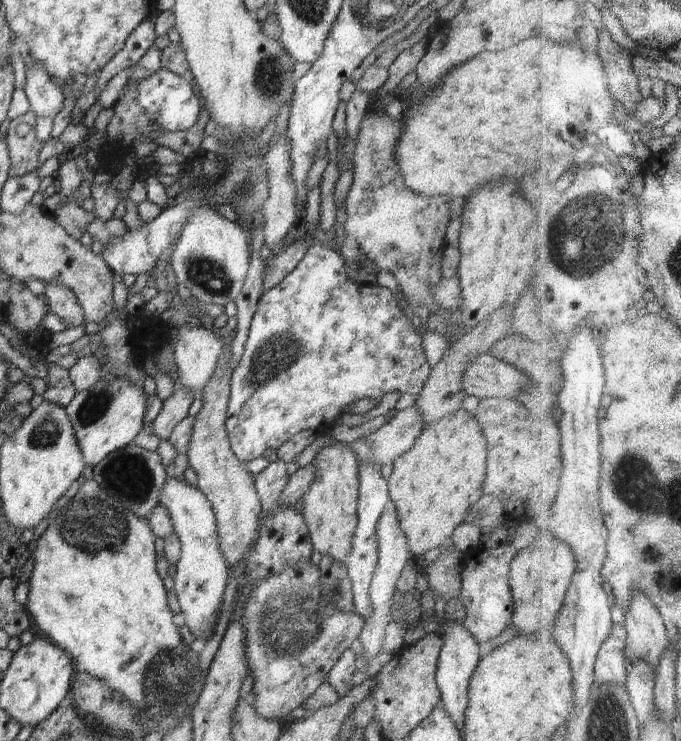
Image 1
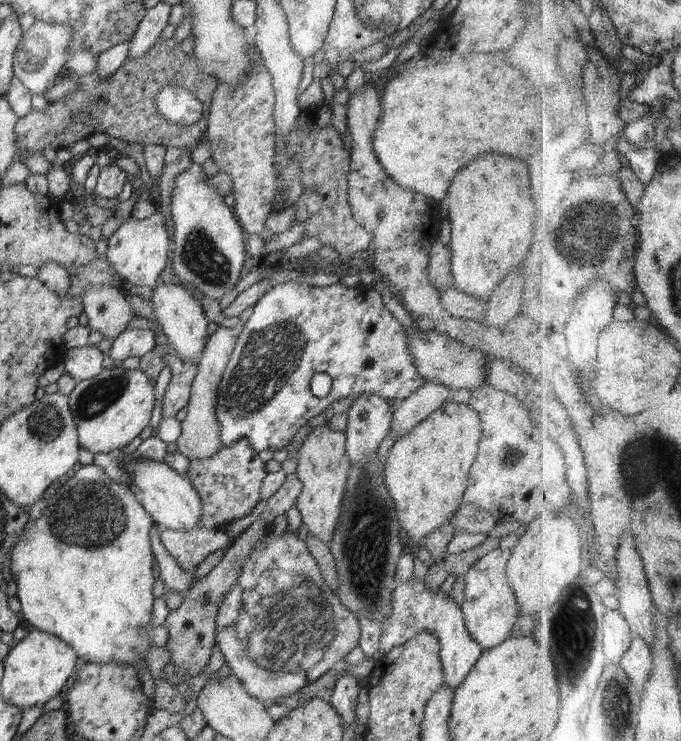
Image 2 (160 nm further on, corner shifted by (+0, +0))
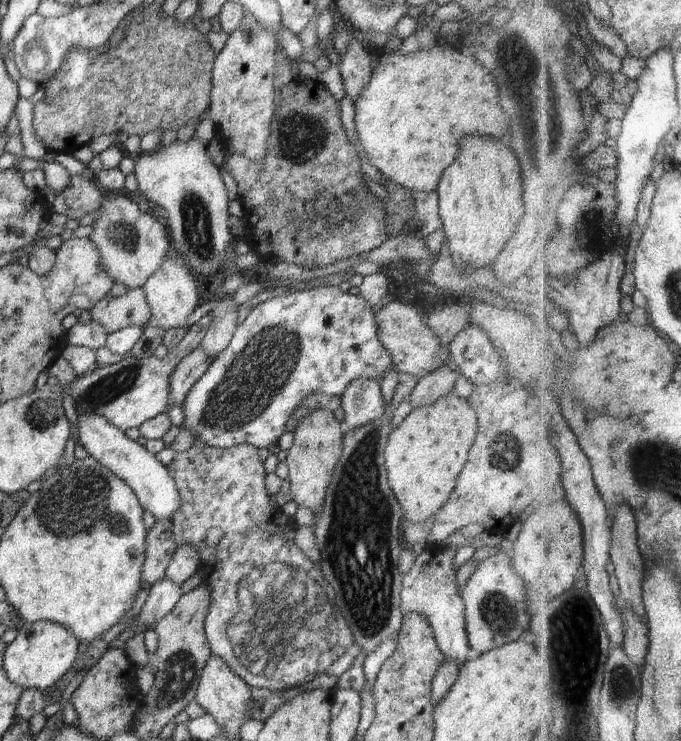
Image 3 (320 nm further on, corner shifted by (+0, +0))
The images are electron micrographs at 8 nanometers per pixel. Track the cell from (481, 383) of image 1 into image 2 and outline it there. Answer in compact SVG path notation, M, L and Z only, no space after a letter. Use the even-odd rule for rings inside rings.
M417 326L406 328L405 336L408 336L408 350L416 364L416 370L427 382L443 384L452 392L460 389L471 391L478 390L486 385L486 356L481 351L473 350L450 336L438 334L438 332L421 331Z

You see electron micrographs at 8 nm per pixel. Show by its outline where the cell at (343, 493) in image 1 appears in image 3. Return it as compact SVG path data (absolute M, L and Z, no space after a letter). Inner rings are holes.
M318 408L312 414L308 414L306 418L302 418L294 432L294 445L288 450L288 457L284 462L290 470L287 478L292 484L292 500L298 507L310 509L314 516L324 506L334 468L342 456L344 431L343 424L337 422L333 412Z

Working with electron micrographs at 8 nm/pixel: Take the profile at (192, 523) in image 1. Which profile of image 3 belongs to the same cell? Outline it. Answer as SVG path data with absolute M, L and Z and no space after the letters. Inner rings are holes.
M92 412L78 414L78 445L82 446L91 458L108 468L114 476L128 484L145 512L158 520L171 520L174 512L180 510L180 492L168 468L158 462L156 456L148 452L145 446L140 446L138 442L125 436L116 426L108 424L102 416L96 416Z

